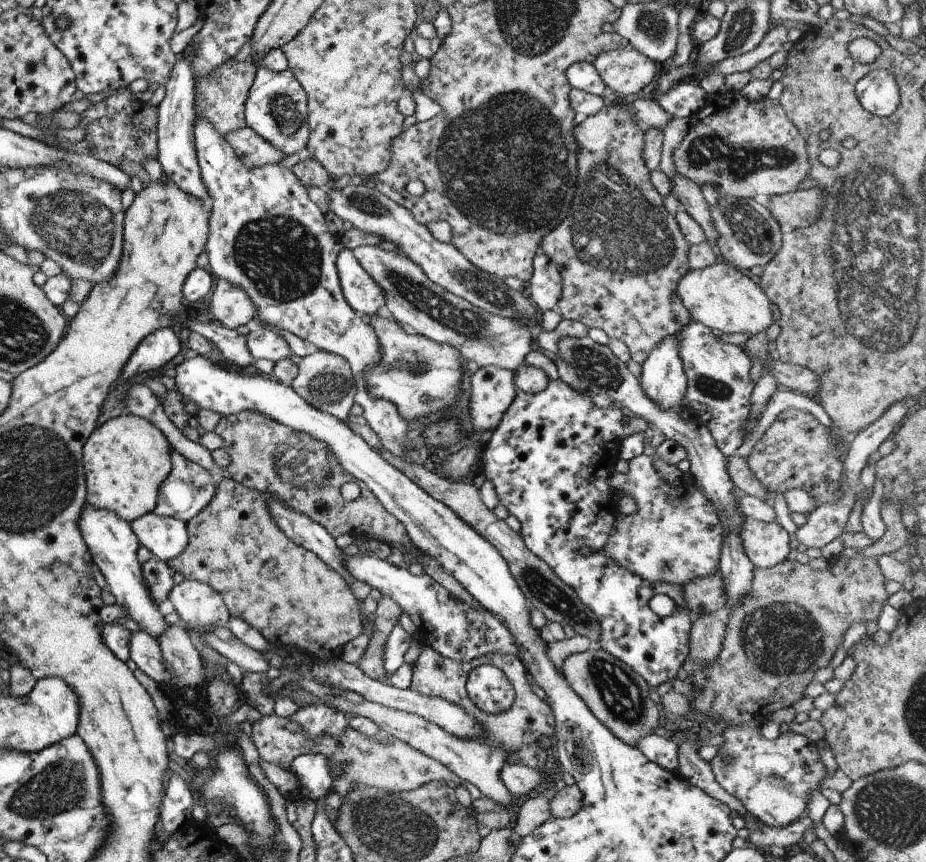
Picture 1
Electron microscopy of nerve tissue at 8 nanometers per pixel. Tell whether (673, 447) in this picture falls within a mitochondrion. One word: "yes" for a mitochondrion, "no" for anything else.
no

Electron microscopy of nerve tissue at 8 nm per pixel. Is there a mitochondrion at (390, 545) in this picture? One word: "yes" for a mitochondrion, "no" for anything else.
no

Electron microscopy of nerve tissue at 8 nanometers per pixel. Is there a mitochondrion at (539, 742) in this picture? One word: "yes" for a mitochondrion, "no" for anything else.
no

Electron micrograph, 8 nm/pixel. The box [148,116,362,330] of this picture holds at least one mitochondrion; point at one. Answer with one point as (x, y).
(282, 258)

